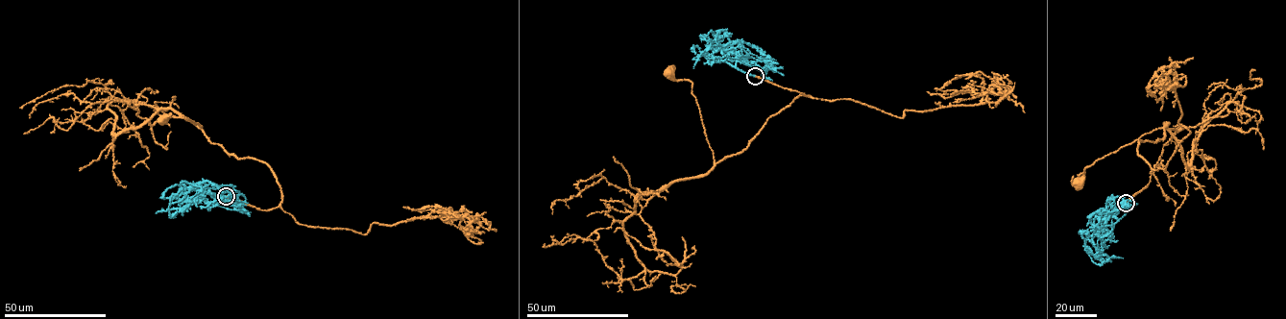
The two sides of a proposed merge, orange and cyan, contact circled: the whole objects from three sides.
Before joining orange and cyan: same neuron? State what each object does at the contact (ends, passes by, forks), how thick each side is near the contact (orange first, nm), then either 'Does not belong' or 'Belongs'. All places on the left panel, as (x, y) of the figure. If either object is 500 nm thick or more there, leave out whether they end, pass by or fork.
At the ring orange ends. At the ring cyan ends. Thickness 440 nm (orange) against 400 nm. Belongs

